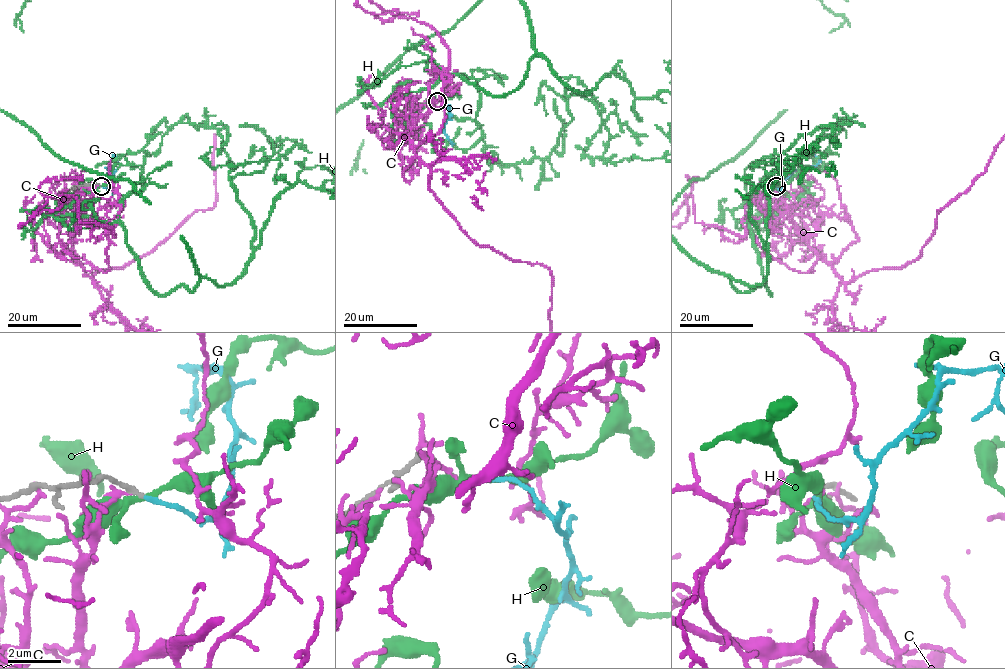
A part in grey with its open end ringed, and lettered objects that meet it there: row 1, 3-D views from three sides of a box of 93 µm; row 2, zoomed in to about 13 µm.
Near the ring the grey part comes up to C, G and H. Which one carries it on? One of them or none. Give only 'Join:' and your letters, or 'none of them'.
Join: G

